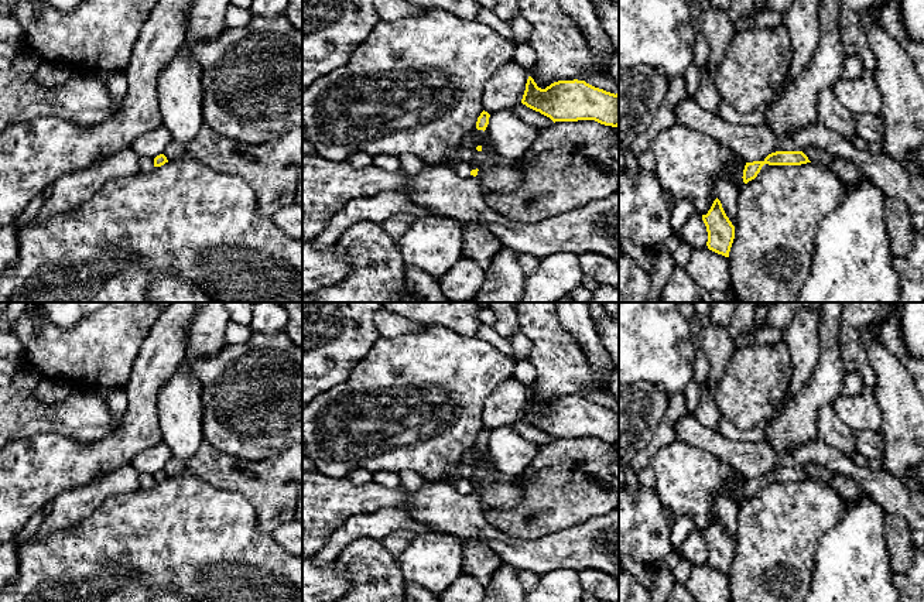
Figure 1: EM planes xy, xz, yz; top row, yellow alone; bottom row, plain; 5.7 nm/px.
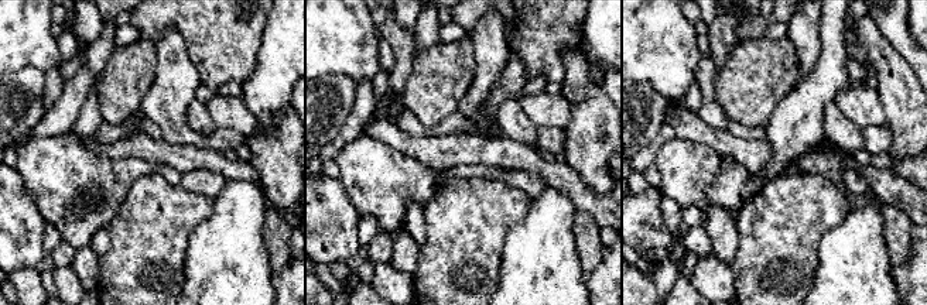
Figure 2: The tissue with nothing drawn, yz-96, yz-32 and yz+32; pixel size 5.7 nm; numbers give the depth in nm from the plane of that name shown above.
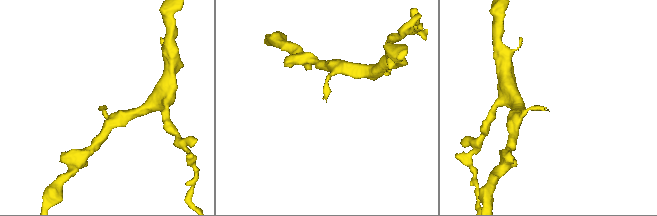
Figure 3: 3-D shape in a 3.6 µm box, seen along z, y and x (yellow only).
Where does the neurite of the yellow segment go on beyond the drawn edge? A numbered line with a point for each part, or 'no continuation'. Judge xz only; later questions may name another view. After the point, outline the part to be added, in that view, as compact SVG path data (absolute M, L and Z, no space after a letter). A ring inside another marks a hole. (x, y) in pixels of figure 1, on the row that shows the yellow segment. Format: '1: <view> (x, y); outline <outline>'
1: xz (441, 190); outline M446 164L427 165L418 174L408 175L408 184L403 194L418 206L428 209L432 215L486 226L502 242L503 247L519 253L544 259L555 253L581 254L592 252L610 259L619 266L617 192L537 223L511 222L492 211L483 199L478 178L470 174L463 177Z

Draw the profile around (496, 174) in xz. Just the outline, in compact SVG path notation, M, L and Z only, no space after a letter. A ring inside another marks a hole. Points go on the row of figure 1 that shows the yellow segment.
M472 130L462 138L461 147L448 157L448 163L468 164L478 171L482 191L514 192L523 184L523 172L513 160L500 157L483 130Z

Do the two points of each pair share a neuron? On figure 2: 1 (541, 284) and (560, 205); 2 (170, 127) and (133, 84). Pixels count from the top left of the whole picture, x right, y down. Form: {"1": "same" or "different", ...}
{"1": "same", "2": "different"}

